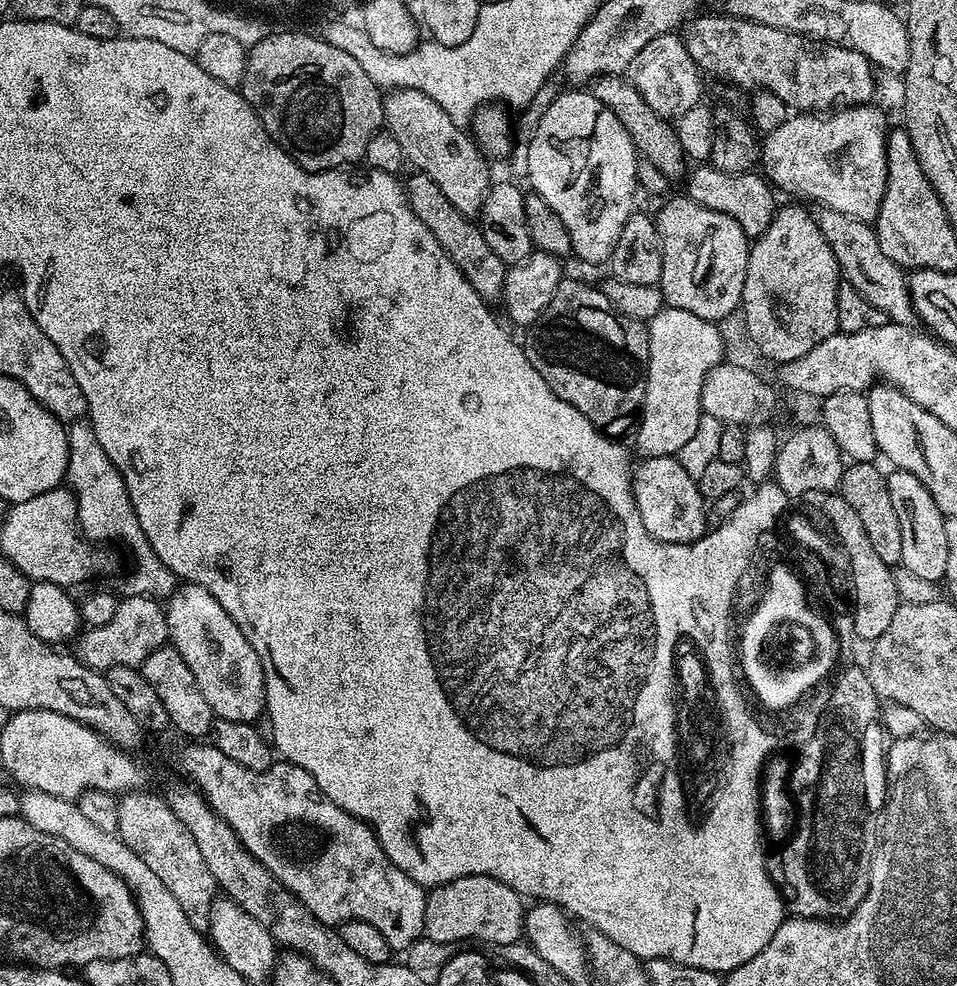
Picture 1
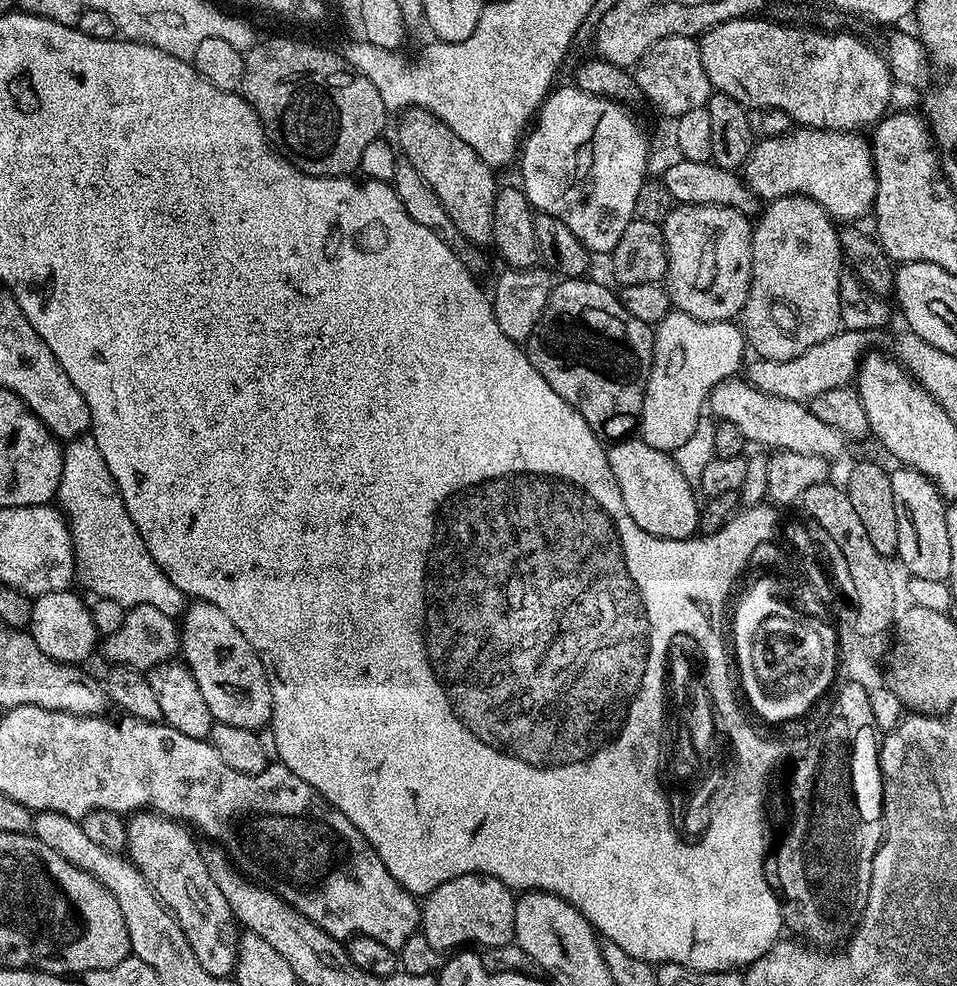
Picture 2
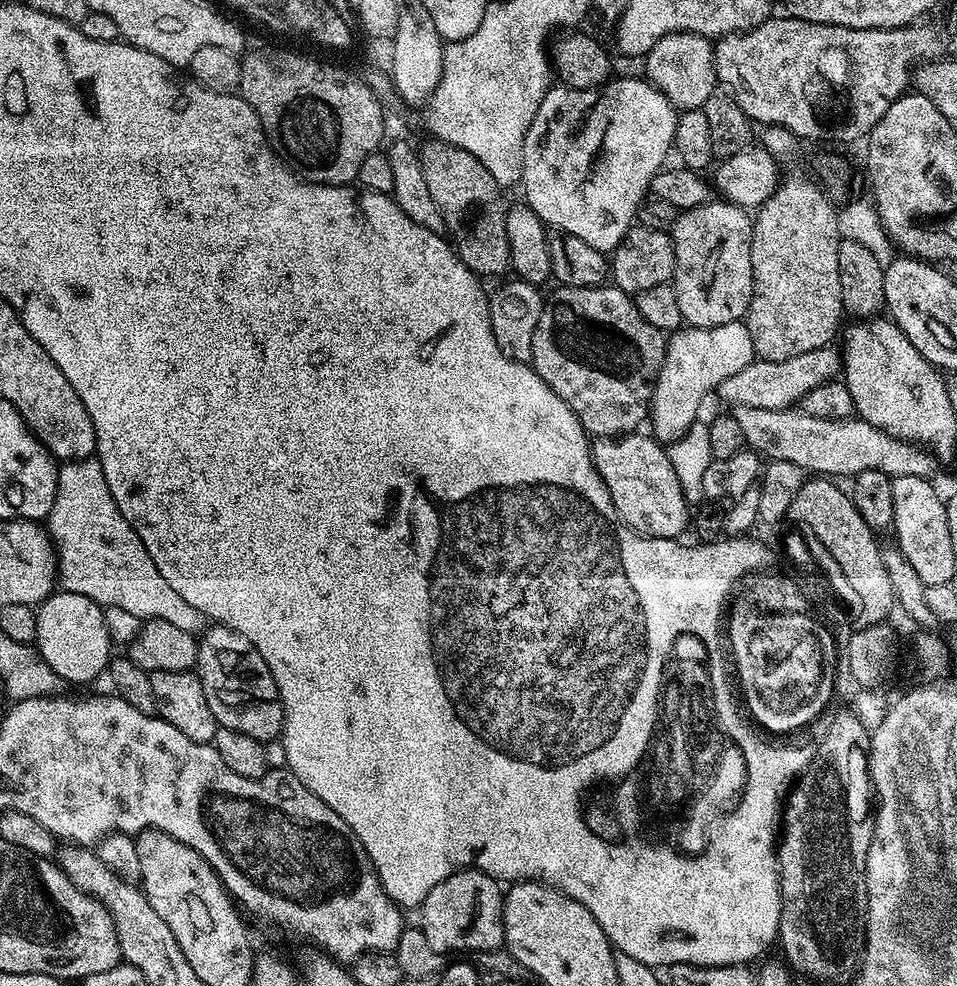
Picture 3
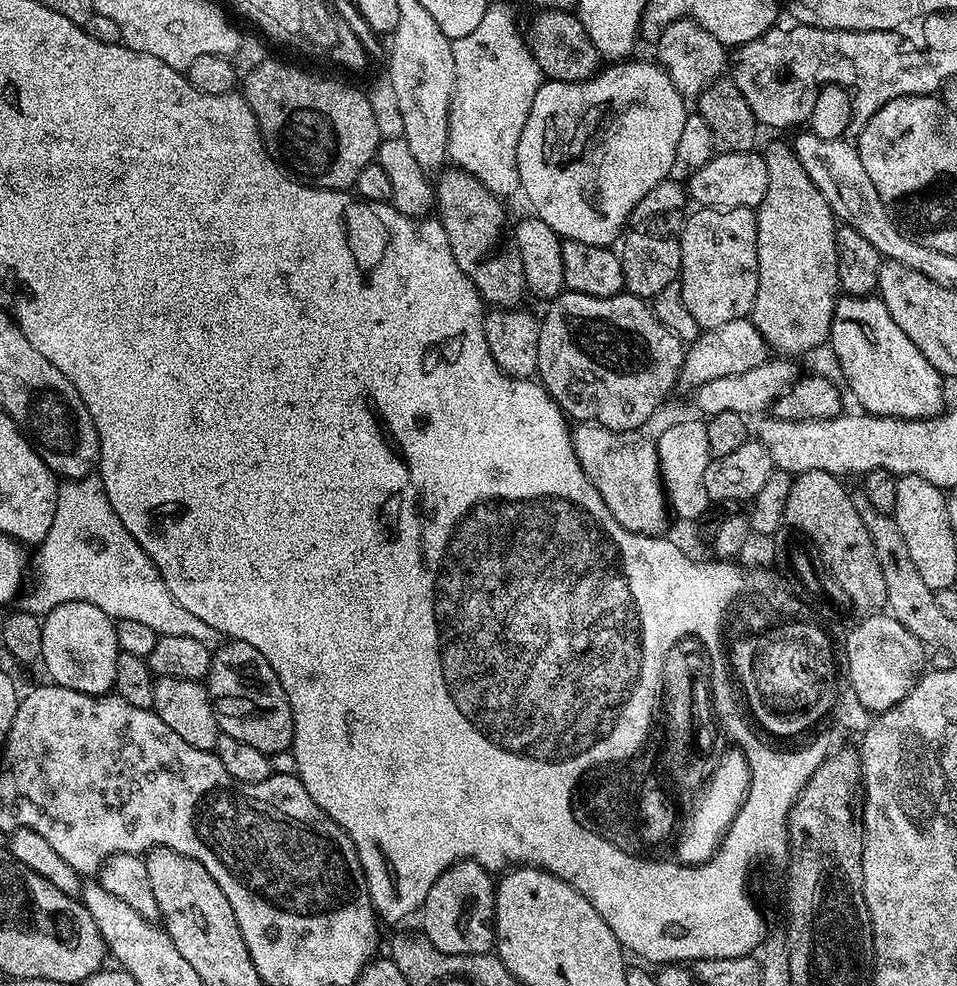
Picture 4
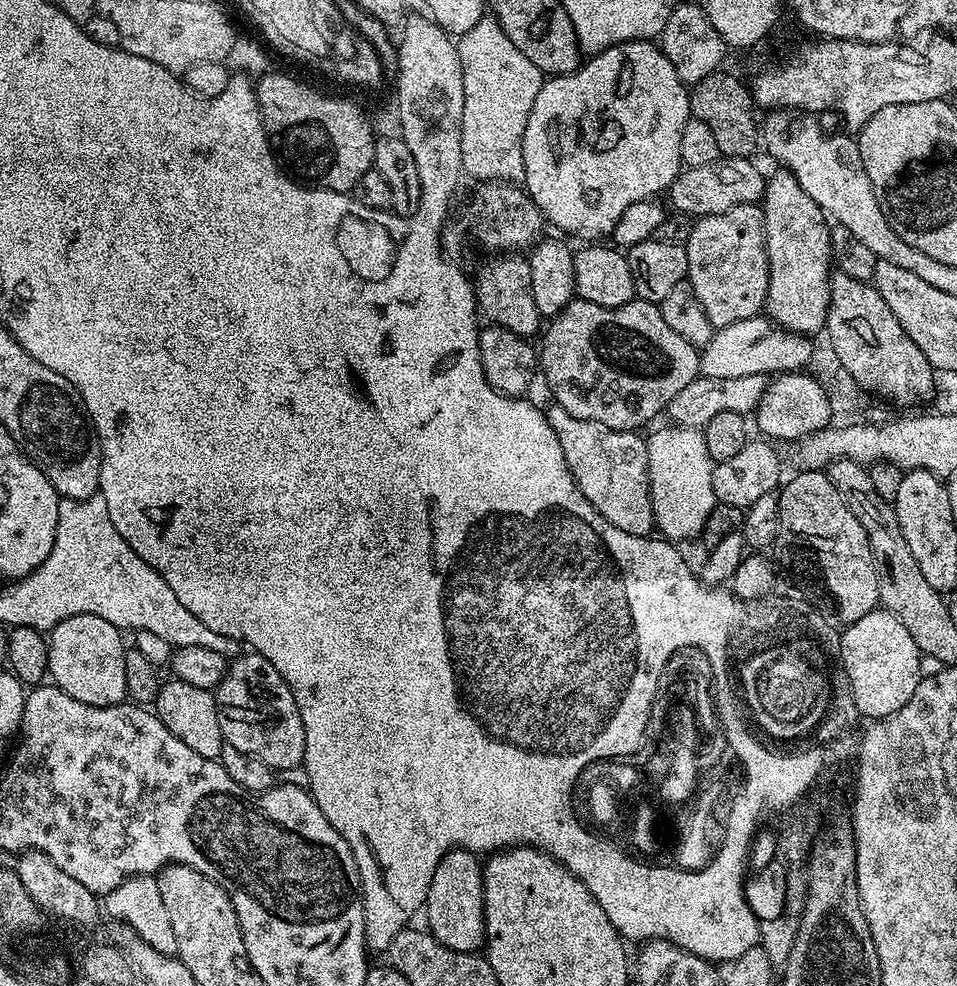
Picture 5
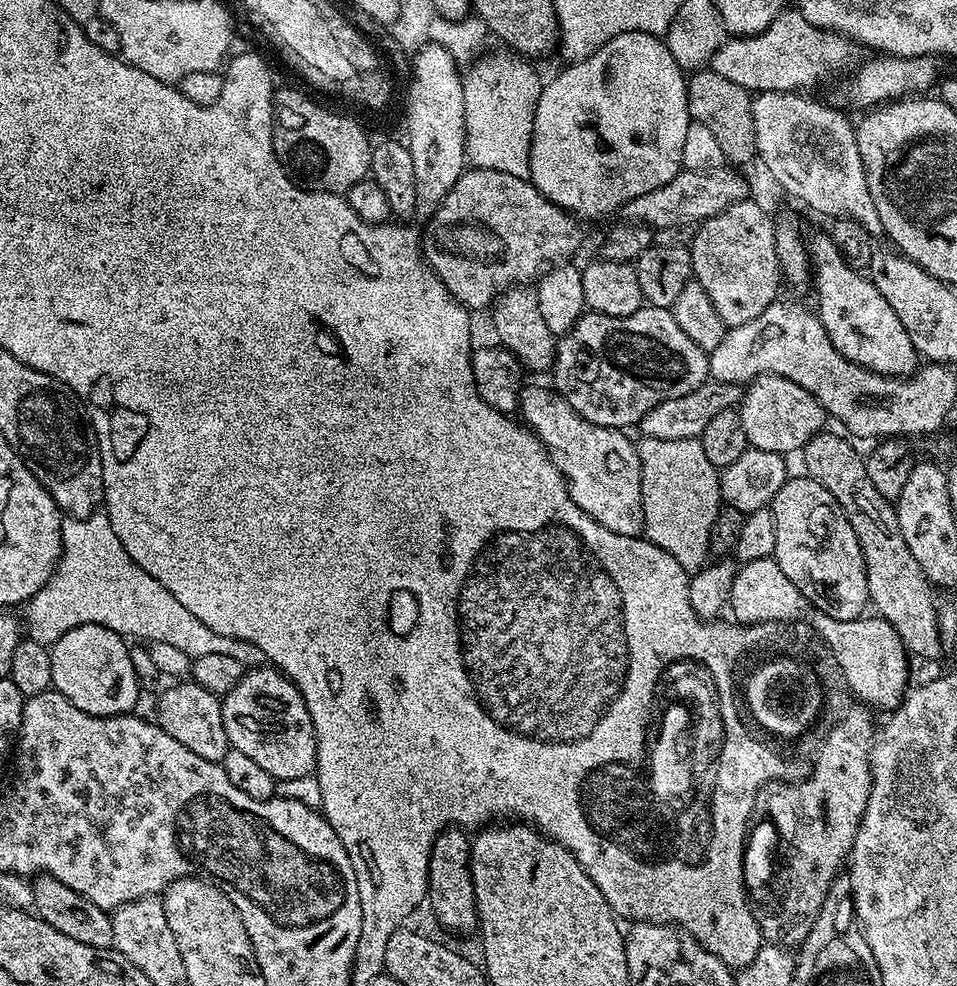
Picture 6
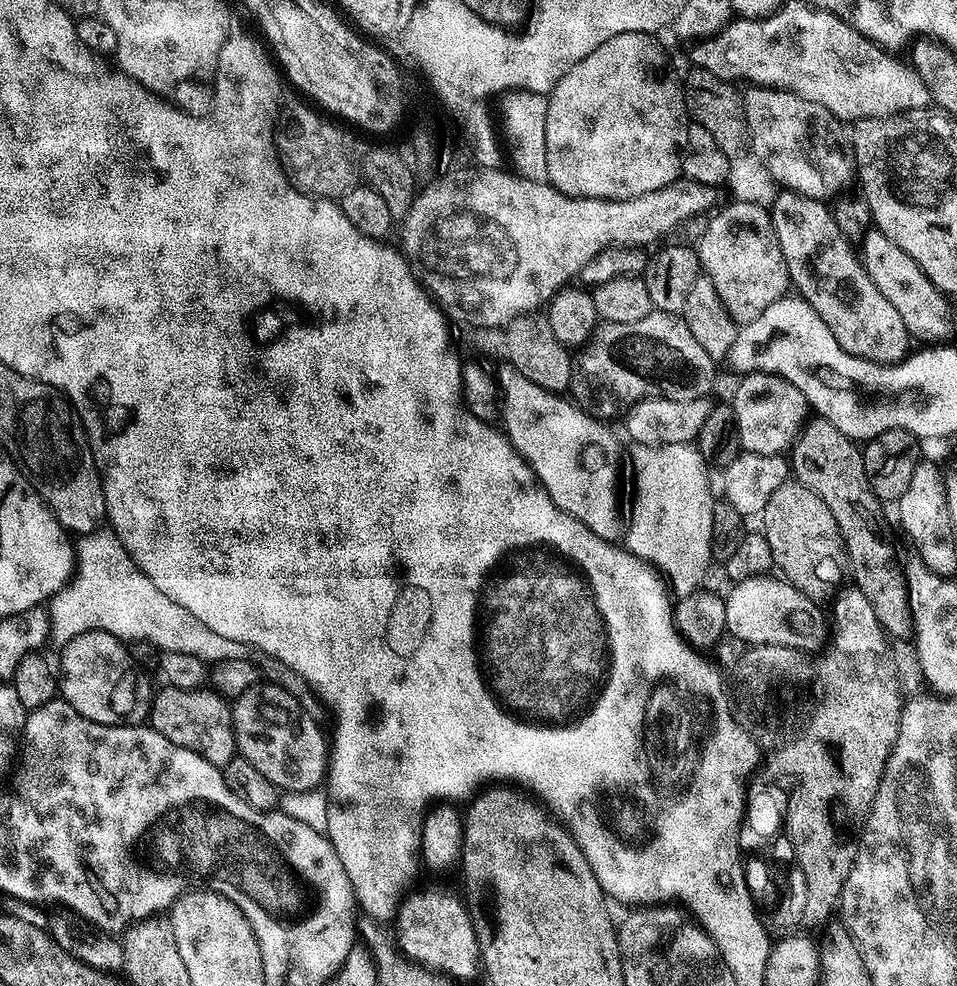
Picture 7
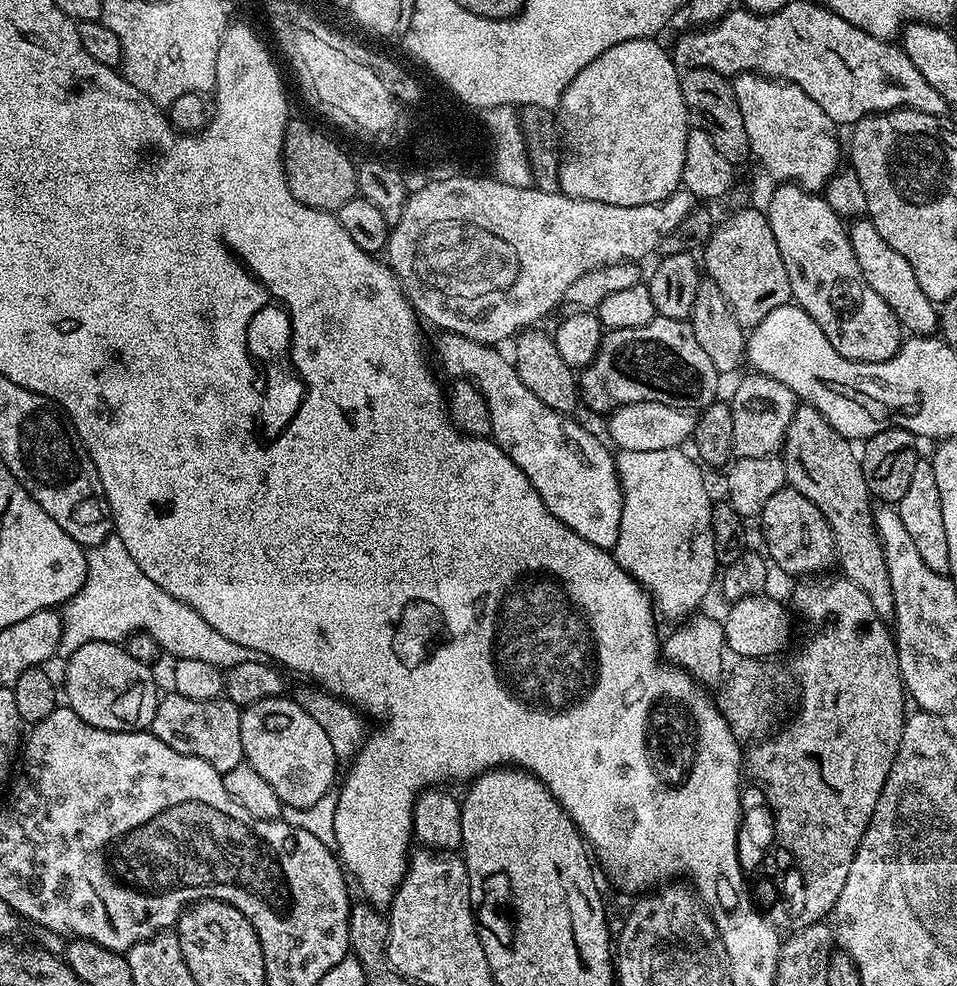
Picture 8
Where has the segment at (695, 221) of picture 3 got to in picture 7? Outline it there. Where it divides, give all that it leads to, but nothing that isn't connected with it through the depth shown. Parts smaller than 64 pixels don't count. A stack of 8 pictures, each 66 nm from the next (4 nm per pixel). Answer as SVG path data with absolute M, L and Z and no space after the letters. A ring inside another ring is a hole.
M750 202L731 203L707 221L698 243L698 255L703 275L714 286L718 298L722 298L722 306L726 306L737 325L743 326L782 299L789 291L790 281L771 211Z

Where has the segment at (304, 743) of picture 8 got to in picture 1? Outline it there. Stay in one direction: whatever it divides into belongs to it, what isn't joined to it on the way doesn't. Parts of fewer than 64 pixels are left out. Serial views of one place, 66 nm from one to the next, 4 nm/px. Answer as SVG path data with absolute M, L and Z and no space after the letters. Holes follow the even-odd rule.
M181 583L176 591L166 600L166 615L168 617L168 634L171 647L182 654L182 659L186 661L186 666L190 666L194 678L198 682L198 690L202 690L202 698L210 702L213 717L229 720L230 722L246 722L247 724L259 721L265 715L266 705L264 703L264 671L262 662L250 646L246 634L238 630L234 618L222 610L218 603L218 598L210 594L197 584Z

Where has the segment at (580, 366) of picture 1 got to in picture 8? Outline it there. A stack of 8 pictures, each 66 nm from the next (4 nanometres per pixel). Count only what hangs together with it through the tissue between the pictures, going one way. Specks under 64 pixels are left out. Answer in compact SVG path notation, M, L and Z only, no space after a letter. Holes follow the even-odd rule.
M657 316L641 328L605 331L601 335L596 357L579 377L578 396L581 401L588 403L590 411L604 412L603 414L611 413L619 405L634 402L662 402L675 408L703 410L717 399L716 391L720 388L720 380L722 376L717 372L714 362L710 362L706 350L698 346L698 338L694 338L691 323L688 320Z

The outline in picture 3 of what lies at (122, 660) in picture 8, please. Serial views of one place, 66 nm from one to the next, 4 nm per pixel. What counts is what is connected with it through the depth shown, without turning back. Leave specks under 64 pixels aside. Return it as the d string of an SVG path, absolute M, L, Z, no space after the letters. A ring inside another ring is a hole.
M63 590L52 595L35 609L36 638L34 647L40 657L58 674L58 678L70 684L88 684L105 675L114 651L112 640L106 630L104 609L82 594L70 594Z

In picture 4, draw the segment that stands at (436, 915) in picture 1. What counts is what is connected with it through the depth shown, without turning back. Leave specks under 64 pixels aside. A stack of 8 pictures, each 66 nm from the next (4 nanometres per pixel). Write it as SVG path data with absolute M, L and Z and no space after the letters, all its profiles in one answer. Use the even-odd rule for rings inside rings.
M458 860L449 866L430 886L430 894L426 894L422 917L424 916L424 928L422 935L428 939L438 950L442 950L447 956L473 956L483 952L493 951L496 943L496 915L494 914L494 902L496 901L496 885L493 873L487 872L478 862L473 860Z

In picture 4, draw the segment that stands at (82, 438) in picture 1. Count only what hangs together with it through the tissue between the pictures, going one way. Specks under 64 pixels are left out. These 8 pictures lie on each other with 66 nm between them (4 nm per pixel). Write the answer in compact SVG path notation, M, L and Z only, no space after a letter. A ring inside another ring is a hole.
M99 475L64 480L59 485L54 523L50 525L50 534L46 534L38 552L40 557L34 560L36 581L32 589L30 584L23 593L23 611L43 617L54 610L54 606L62 606L66 602L88 602L117 622L146 622L157 637L195 638L211 649L221 643L219 632L206 626L202 618L190 614L190 610L178 606L146 550L134 542L130 530L122 526L122 518L114 514L114 506L110 506L110 498L106 498Z

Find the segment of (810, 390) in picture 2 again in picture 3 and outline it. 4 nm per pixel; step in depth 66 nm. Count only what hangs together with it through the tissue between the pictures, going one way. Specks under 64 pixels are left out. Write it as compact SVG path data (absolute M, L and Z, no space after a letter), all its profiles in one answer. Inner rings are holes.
M832 346L809 350L797 354L785 361L766 361L753 359L738 374L730 374L721 382L718 395L726 403L736 408L758 408L760 410L783 410L799 405L800 400L814 390L814 386L822 386L828 380L837 379L842 368L842 356Z

